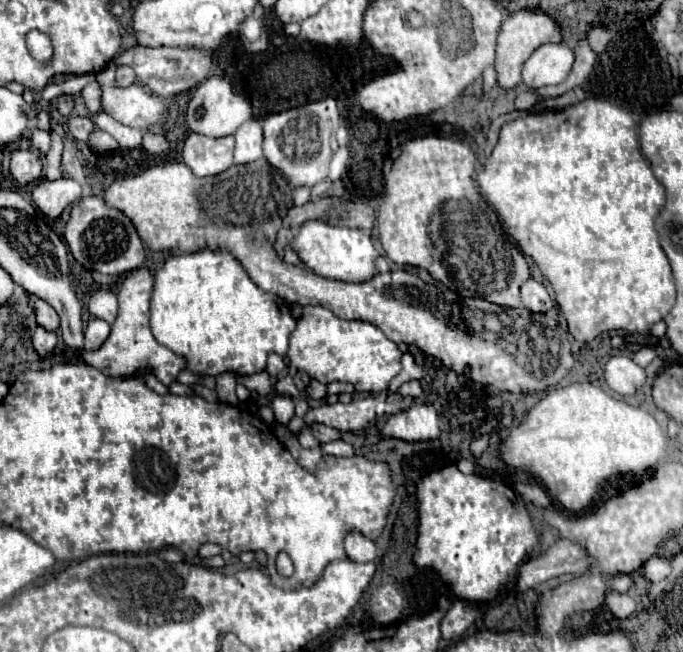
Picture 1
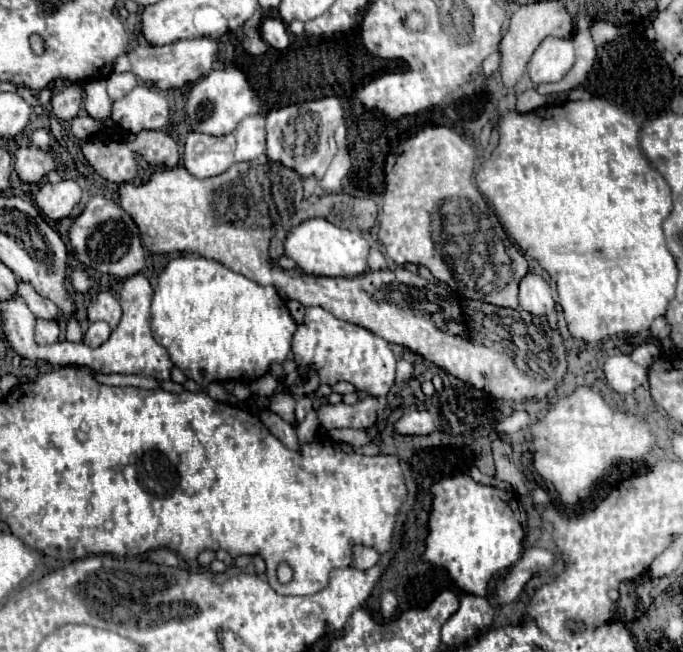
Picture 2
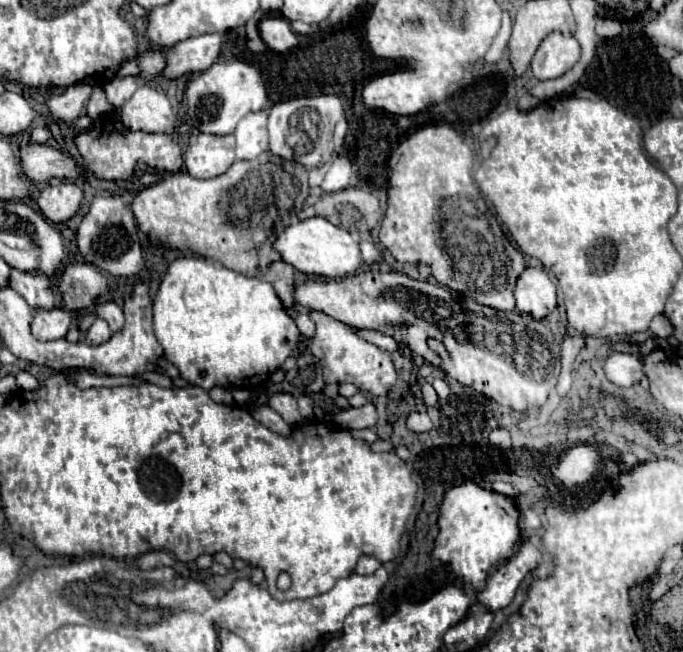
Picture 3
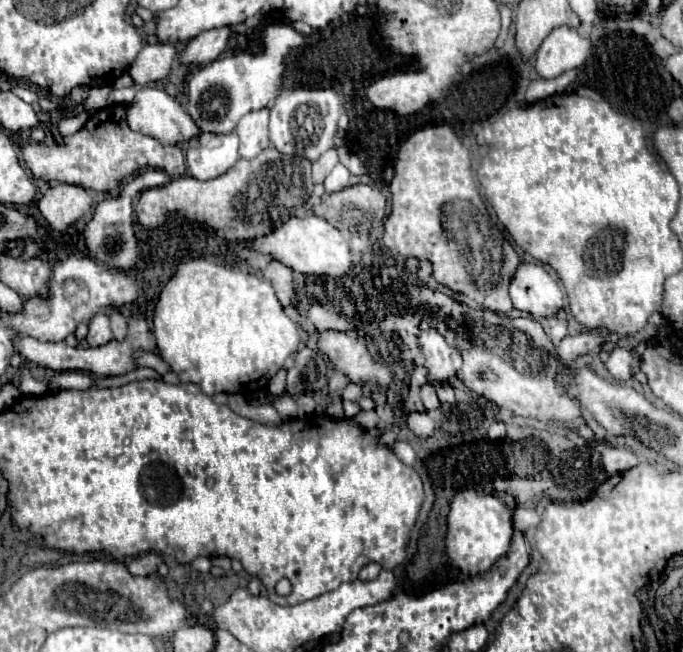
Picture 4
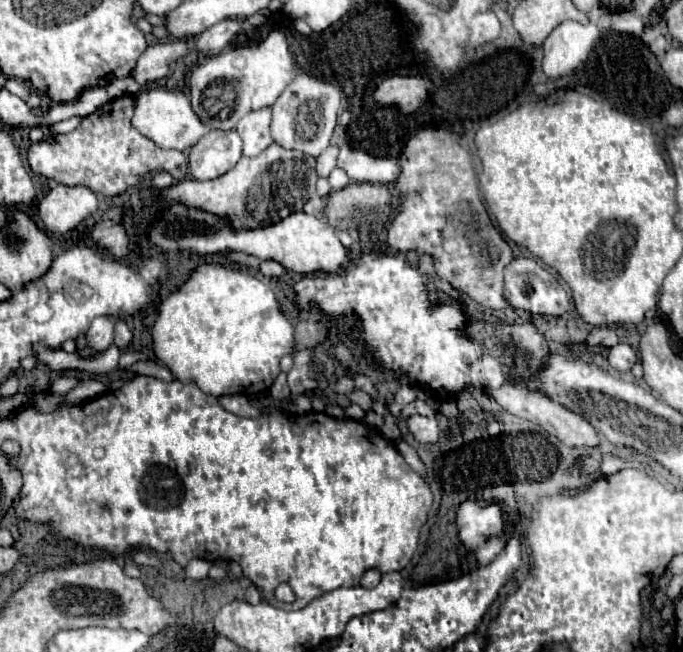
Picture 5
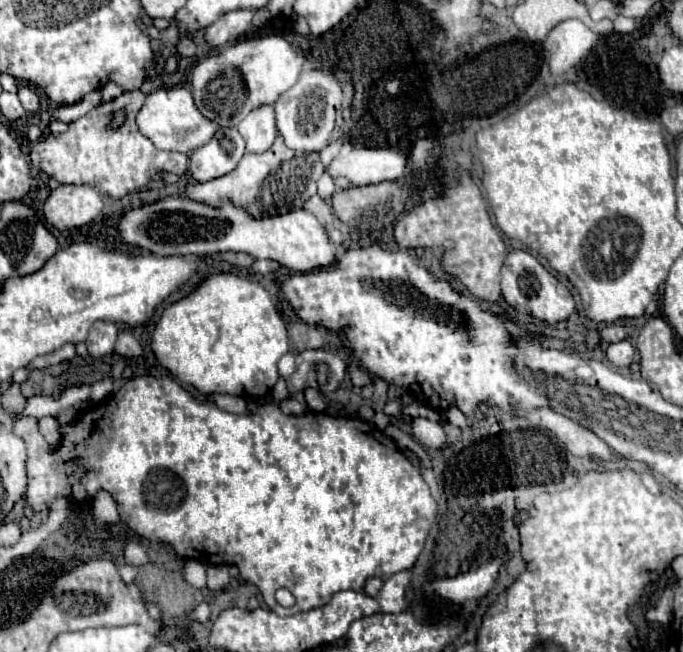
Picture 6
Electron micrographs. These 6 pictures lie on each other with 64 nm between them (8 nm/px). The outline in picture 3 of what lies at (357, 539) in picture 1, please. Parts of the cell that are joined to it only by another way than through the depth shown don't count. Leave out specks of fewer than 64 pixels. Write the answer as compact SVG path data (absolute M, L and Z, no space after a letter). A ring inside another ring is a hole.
M366 556L366 558L360 558L358 560L358 566L356 566L356 574L362 574L362 576L370 576L374 574L382 564L374 558L374 556Z

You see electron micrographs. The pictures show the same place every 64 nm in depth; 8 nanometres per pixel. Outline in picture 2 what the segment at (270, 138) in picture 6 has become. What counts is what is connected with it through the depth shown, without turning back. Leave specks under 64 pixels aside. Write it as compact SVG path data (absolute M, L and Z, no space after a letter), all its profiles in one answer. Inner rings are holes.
M254 114L244 118L236 130L236 162L244 162L244 160L254 160L258 158L264 150L266 150L266 114Z

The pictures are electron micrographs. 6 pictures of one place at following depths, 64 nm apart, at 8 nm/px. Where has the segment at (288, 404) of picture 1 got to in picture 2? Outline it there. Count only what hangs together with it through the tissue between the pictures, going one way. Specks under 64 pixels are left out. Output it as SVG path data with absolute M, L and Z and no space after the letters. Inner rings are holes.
M280 390L276 392L272 398L270 398L270 410L274 414L278 414L282 420L286 420L288 424L296 424L296 416L294 416L294 406L296 406L296 400L290 392L286 390Z

